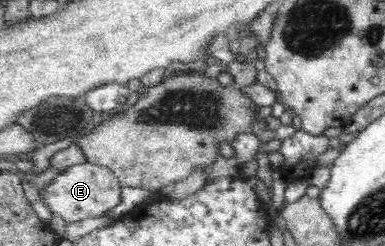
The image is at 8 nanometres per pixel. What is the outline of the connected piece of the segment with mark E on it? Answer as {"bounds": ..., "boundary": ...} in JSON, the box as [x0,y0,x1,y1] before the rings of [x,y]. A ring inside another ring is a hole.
{"bounds":[39,162,121,223],"boundary":[[[84,162],[66,168],[62,174],[50,180],[50,184],[41,190],[39,195],[51,212],[61,216],[65,223],[78,222],[84,218],[102,216],[117,207],[121,203],[121,186],[108,168]]]}

